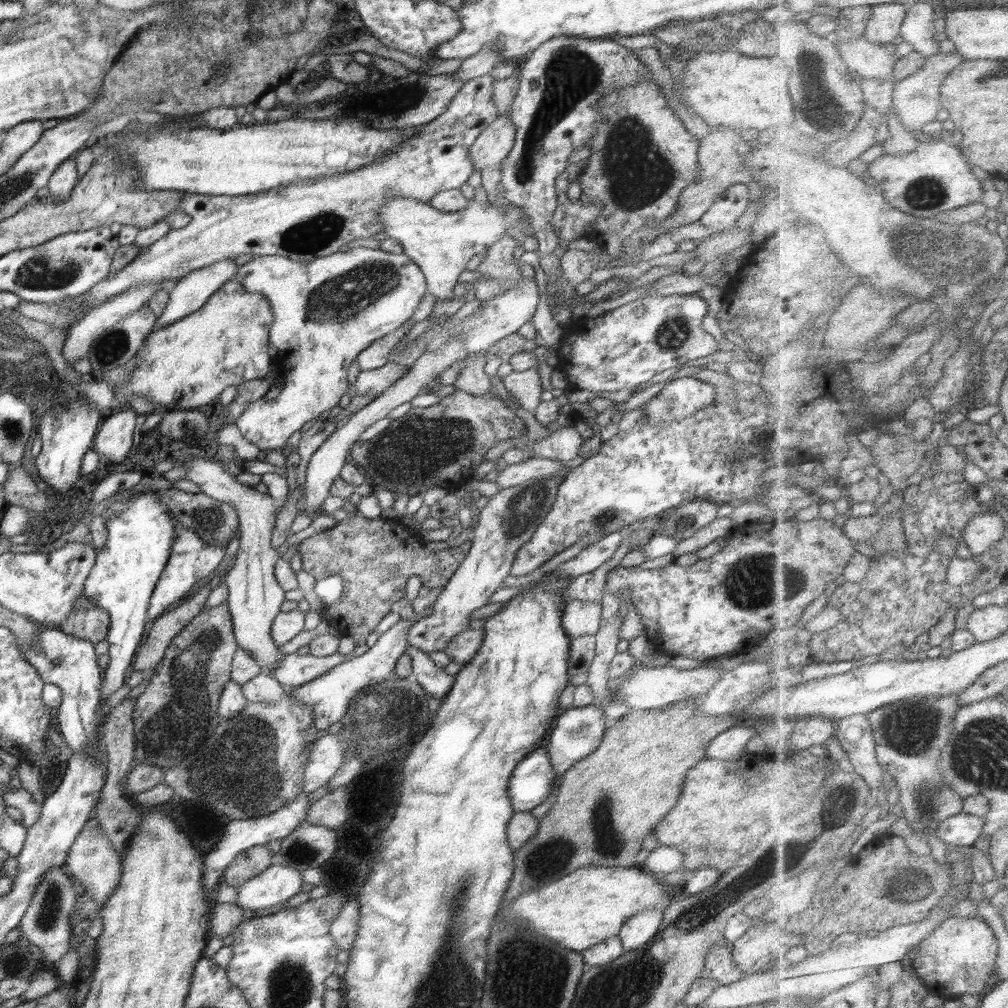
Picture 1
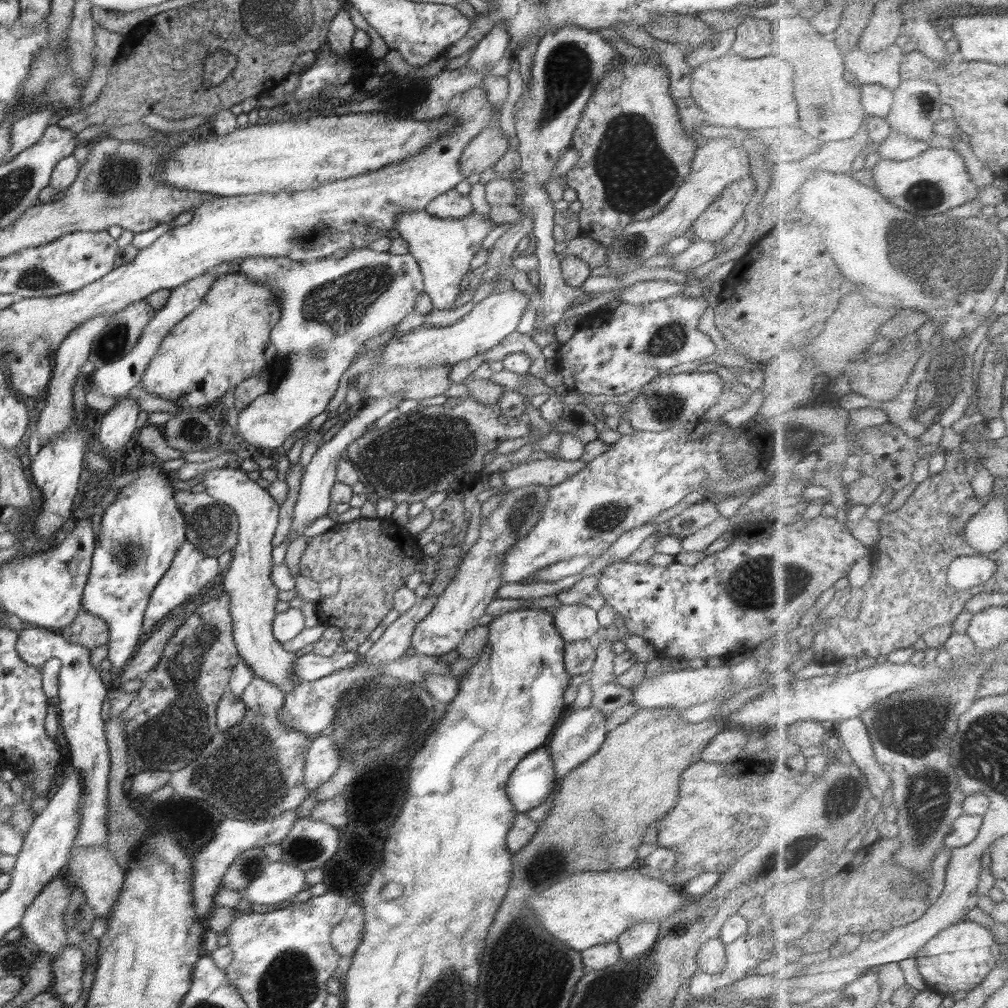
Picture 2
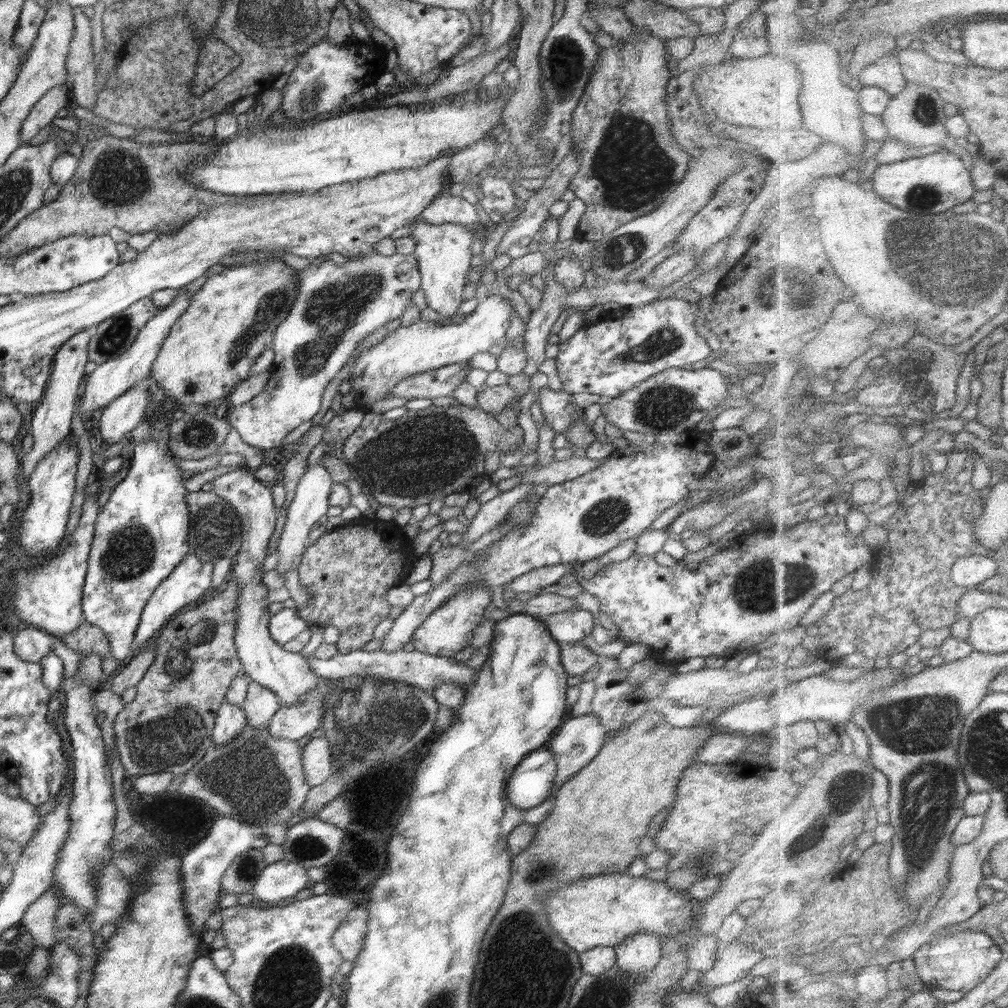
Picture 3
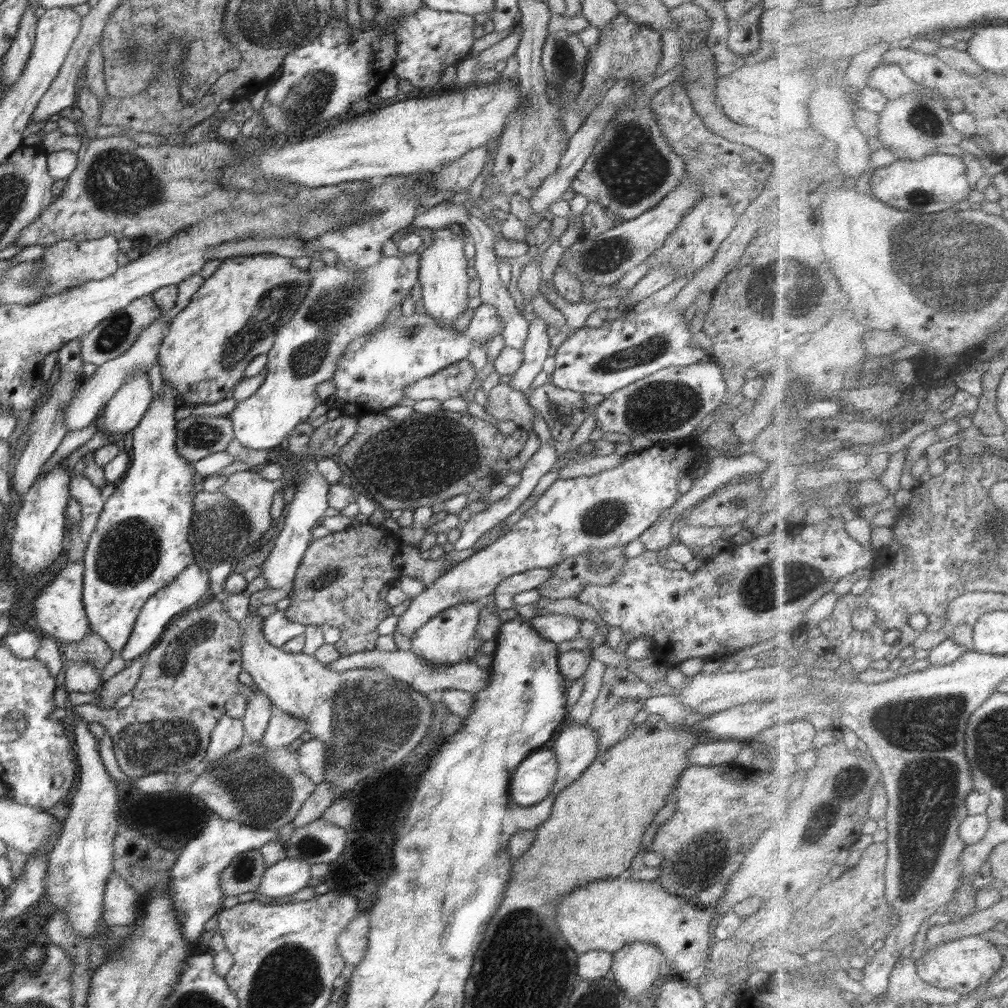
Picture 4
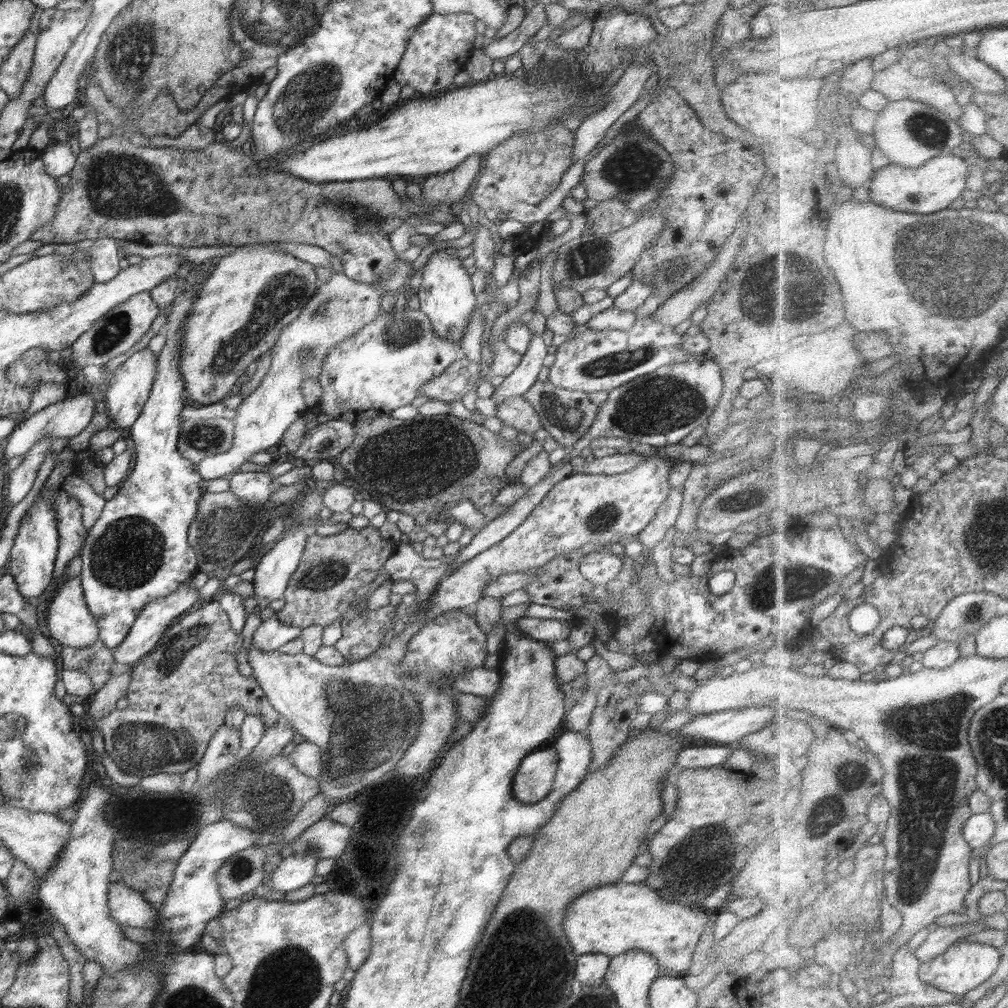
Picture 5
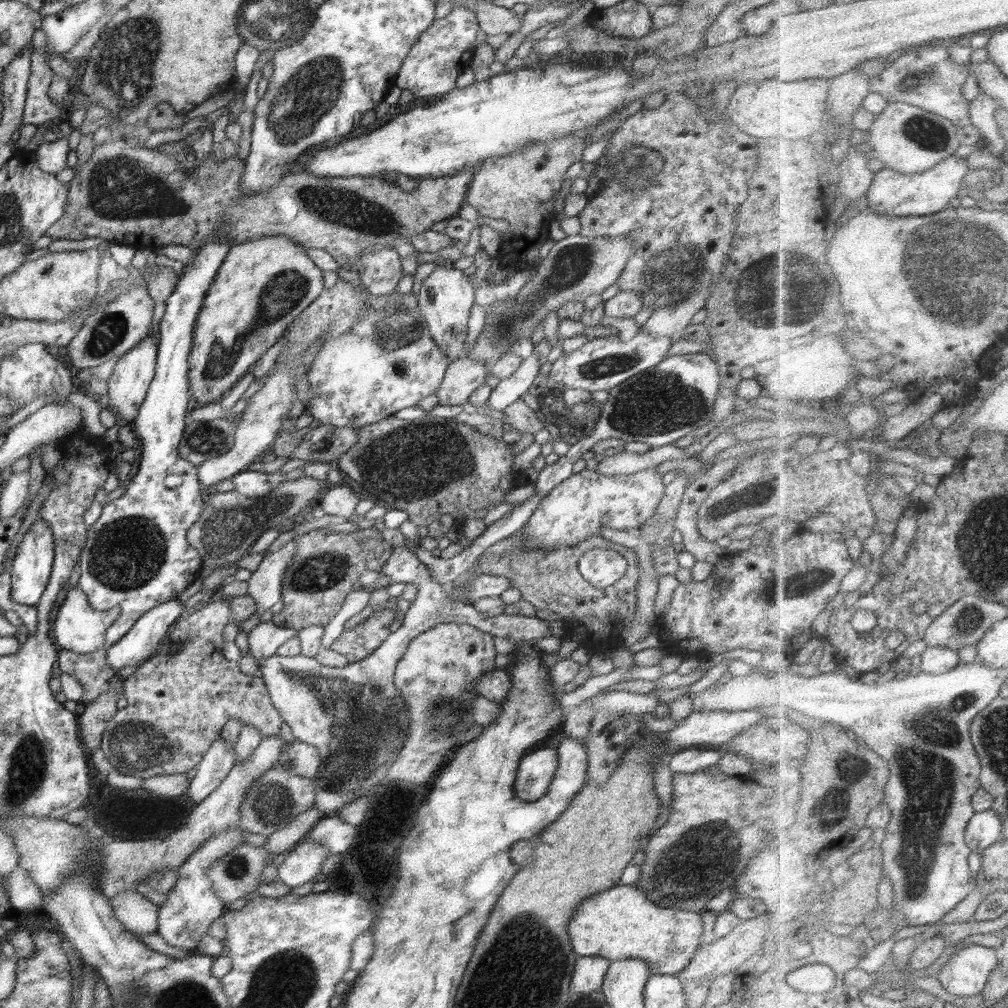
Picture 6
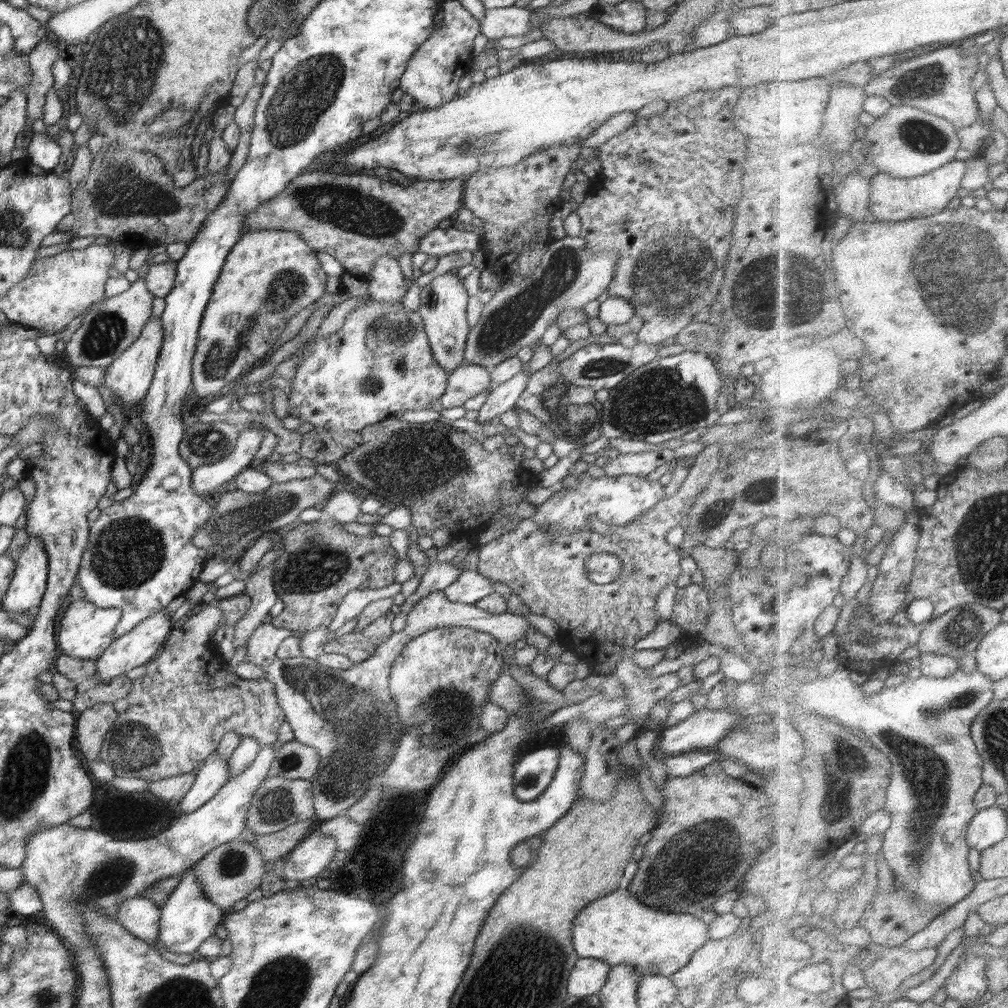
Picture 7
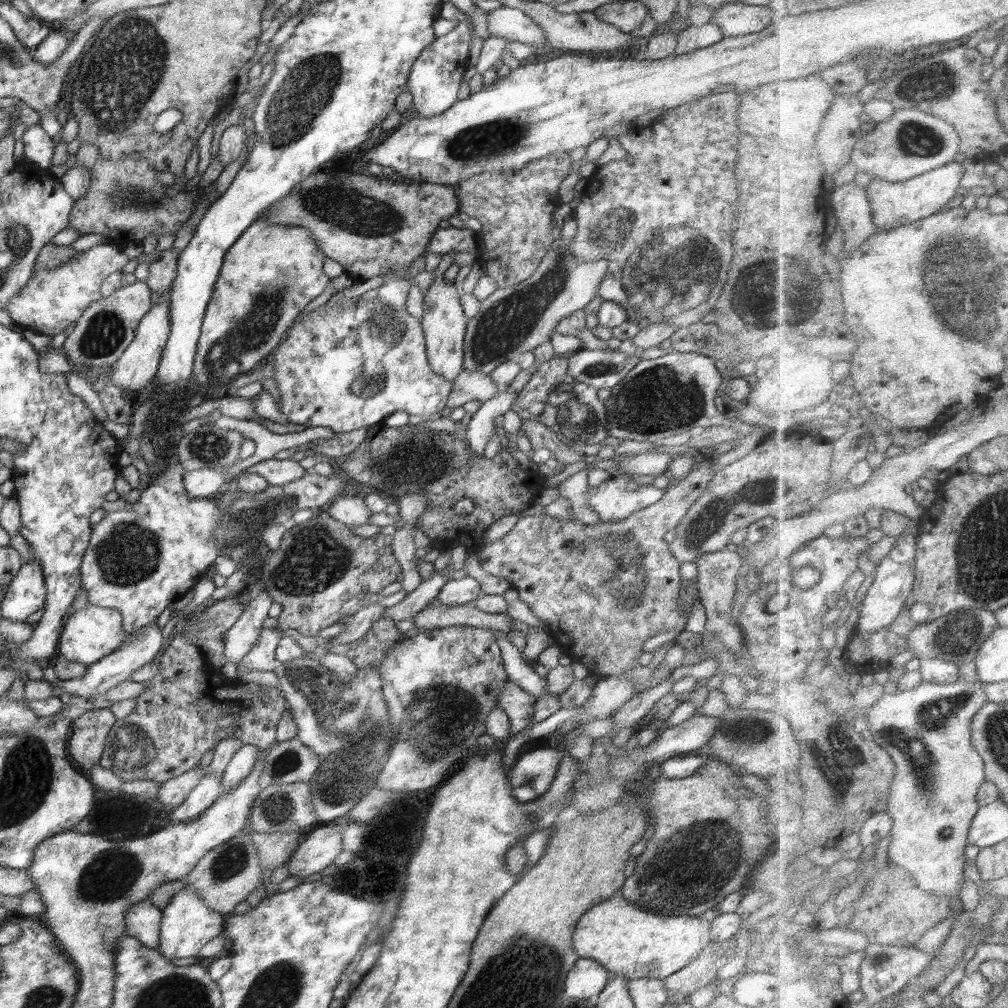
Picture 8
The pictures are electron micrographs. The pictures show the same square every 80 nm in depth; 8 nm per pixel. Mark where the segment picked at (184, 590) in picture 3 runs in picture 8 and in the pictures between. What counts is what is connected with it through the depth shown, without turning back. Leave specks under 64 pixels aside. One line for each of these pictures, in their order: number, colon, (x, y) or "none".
4: (160, 609)
5: (142, 639)
6: (140, 643)
7: (141, 644)
8: (143, 646)

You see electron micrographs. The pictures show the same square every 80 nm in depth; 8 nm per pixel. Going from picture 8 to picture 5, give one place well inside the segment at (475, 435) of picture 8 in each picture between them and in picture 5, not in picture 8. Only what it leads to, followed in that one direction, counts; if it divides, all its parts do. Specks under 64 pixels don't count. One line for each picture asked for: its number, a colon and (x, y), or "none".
5: (526, 373)
6: (509, 390)
7: (501, 398)

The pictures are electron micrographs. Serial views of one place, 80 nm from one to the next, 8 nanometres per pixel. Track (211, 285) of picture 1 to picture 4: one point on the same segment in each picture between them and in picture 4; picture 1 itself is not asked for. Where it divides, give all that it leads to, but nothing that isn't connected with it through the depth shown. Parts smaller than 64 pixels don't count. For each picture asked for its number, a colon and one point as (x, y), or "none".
2: (116, 378)
3: (109, 380)
4: (95, 390)

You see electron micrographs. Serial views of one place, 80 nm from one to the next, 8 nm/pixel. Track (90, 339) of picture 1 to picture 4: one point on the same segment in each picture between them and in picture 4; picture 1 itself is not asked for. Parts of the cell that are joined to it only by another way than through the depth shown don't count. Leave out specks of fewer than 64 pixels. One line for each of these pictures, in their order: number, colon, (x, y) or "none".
2: (57, 415)
3: (50, 425)
4: (48, 429)

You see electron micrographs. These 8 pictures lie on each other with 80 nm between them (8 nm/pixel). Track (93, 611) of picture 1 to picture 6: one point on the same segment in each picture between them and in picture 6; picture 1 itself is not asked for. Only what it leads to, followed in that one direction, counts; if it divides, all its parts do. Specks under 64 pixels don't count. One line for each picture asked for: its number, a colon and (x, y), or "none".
2: (88, 630)
3: (88, 639)
4: (92, 648)
5: (95, 661)
6: (91, 672)

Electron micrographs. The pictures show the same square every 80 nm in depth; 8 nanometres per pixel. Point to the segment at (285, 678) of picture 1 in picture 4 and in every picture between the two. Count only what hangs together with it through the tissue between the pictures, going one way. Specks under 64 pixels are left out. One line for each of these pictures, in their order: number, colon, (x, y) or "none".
2: (310, 667)
3: (425, 672)
4: (467, 676)

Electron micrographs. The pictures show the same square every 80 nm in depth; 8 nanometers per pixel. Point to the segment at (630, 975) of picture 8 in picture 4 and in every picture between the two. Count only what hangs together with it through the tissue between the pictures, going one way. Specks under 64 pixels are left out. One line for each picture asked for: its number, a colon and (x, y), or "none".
4: (607, 915)
5: (613, 919)
6: (619, 923)
7: (617, 929)

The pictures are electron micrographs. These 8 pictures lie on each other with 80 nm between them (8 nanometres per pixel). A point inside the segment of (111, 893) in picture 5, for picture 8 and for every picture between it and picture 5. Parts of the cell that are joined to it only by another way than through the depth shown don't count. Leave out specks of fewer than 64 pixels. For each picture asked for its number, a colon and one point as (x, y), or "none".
6: (138, 915)
7: (140, 916)
8: (142, 921)

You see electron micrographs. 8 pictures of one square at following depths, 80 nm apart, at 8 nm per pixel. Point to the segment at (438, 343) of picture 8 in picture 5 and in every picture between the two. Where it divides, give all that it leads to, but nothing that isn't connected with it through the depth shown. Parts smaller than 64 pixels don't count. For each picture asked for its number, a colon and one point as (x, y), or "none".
5: (446, 296)
6: (445, 299)
7: (443, 303)

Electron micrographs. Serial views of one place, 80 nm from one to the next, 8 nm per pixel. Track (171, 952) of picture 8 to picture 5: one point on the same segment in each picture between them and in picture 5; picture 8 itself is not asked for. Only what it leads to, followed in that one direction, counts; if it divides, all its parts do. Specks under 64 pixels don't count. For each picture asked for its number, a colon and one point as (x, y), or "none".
5: (193, 899)
6: (190, 908)
7: (188, 917)

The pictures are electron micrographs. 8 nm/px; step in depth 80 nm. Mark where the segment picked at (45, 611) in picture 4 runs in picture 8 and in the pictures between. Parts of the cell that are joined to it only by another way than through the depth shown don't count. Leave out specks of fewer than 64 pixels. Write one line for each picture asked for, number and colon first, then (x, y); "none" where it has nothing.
5: (68, 618)
6: (80, 628)
7: (85, 632)
8: (90, 634)

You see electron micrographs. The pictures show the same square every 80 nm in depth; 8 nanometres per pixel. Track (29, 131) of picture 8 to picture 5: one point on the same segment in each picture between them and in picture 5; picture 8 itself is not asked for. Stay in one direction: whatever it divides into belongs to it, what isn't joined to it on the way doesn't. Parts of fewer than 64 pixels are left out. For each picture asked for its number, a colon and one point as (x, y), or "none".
5: (59, 160)
6: (52, 157)
7: (43, 150)

